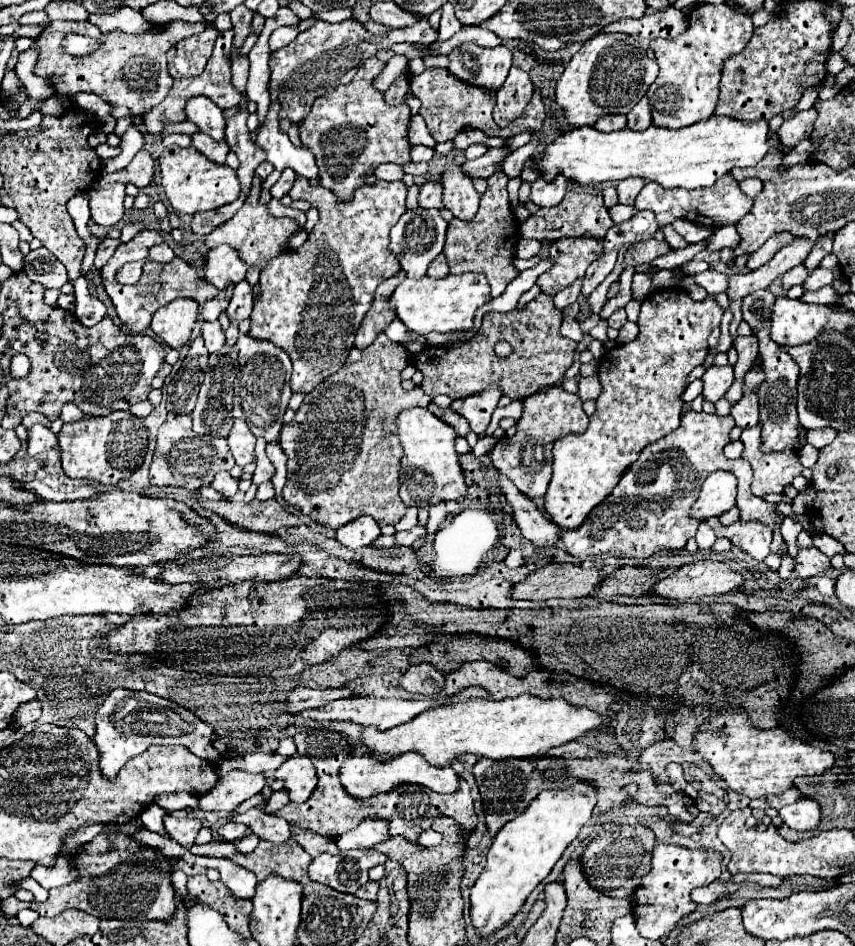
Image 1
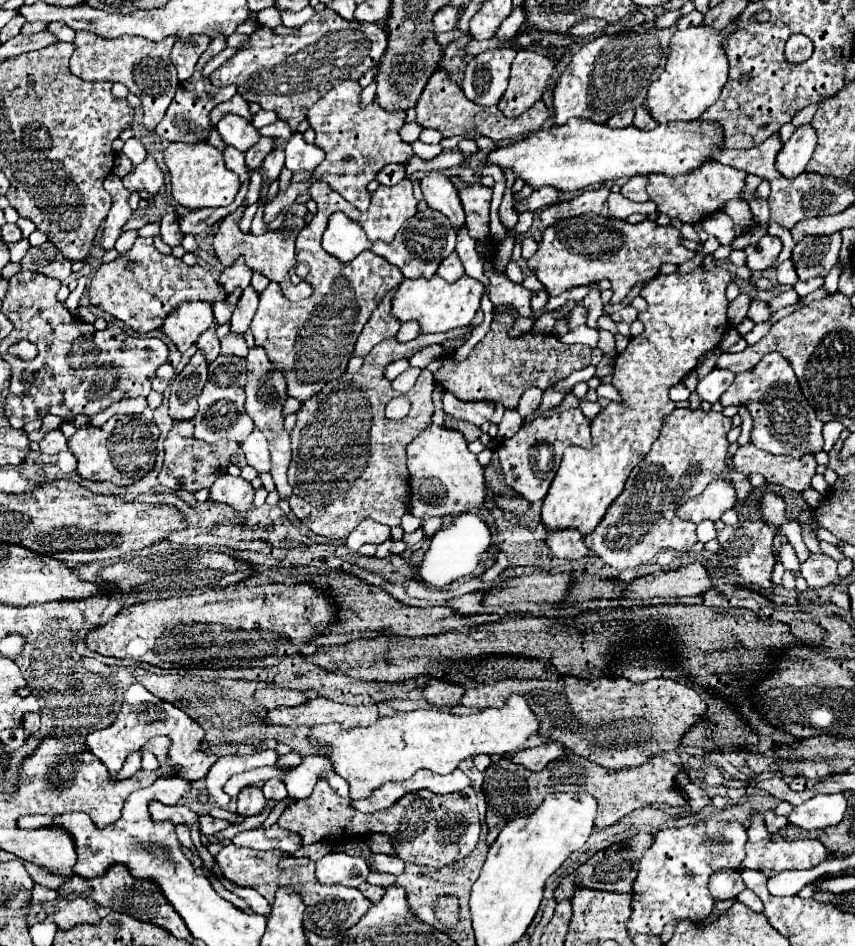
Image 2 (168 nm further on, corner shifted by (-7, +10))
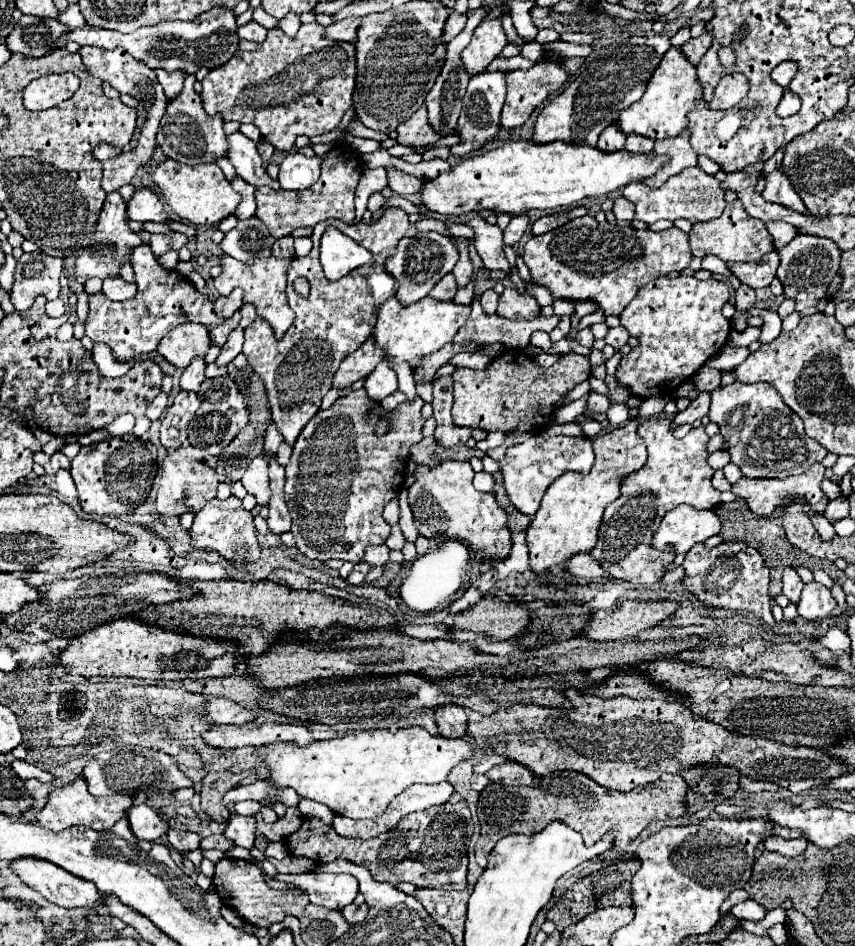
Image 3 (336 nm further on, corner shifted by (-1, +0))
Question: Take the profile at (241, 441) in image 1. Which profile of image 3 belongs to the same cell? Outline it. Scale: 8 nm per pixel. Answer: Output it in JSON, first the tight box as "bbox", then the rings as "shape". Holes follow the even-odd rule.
{"bbox":[241,456,271,506],"shape":[[[263,456],[253,458],[243,474],[241,484],[245,486],[245,490],[249,494],[253,494],[257,498],[259,506],[267,506],[269,498],[271,498],[271,490],[269,490],[269,478],[267,478],[267,460]]]}

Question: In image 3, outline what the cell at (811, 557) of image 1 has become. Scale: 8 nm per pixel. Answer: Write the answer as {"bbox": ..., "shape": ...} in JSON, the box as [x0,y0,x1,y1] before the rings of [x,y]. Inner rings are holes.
{"bbox":[797,582,837,622],"shape":[[[817,582],[805,584],[801,592],[801,600],[797,604],[797,614],[807,622],[823,622],[833,616],[833,610],[837,608],[831,590]]]}

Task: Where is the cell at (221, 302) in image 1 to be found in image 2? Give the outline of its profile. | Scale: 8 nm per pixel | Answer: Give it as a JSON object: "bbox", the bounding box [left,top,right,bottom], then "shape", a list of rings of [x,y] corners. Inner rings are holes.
{"bbox":[213,290,241,324],"shape":[[[235,290],[235,292],[233,292],[233,294],[229,294],[225,300],[221,300],[221,302],[215,302],[215,304],[213,304],[215,320],[217,320],[219,324],[229,322],[231,314],[233,314],[233,310],[235,310],[235,304],[237,304],[237,300],[239,300],[239,296],[241,296],[241,290]]]}

